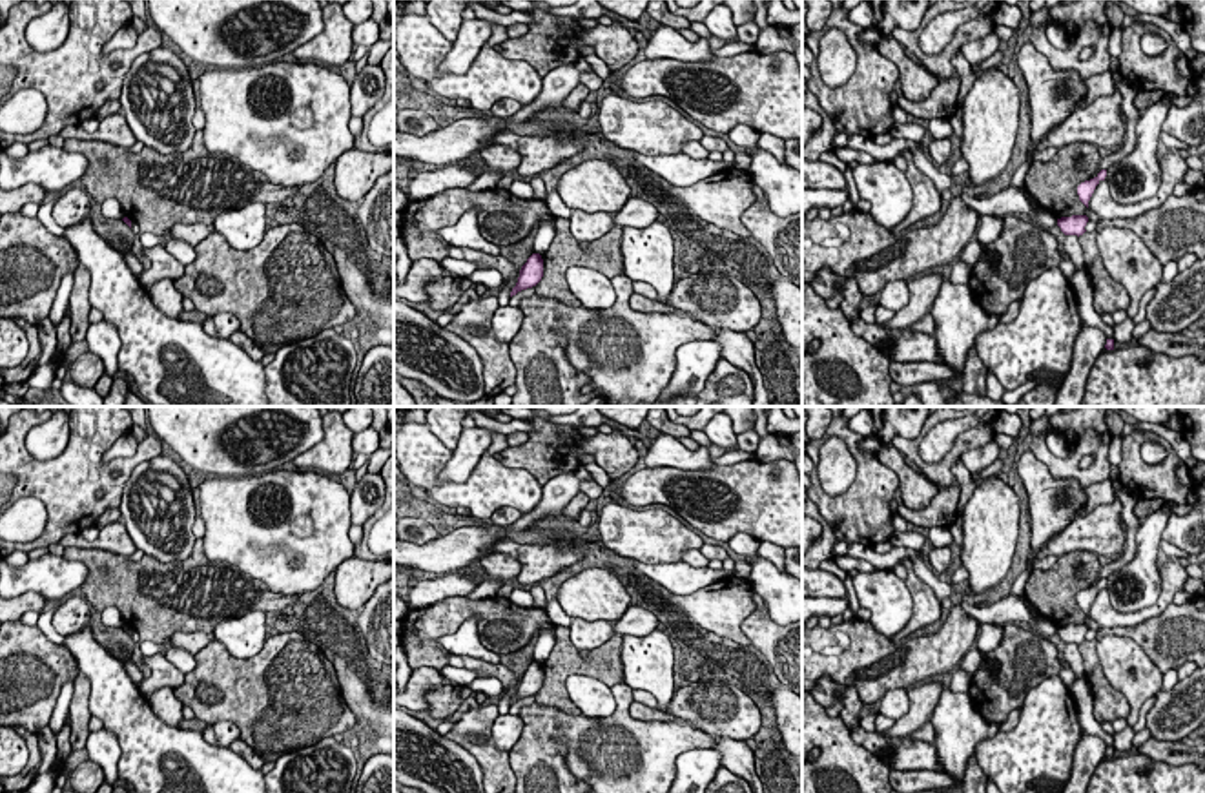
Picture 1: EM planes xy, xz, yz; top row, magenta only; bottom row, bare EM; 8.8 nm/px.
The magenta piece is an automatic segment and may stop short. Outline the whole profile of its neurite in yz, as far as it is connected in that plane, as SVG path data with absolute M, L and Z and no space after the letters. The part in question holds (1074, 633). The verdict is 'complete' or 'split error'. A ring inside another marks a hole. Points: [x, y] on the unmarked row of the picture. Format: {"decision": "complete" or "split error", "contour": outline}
{"decision": "complete", "contour": "M1072 623L1057 627L1057 634L1065 644L1083 644L1087 638L1088 625L1087 623Z"}

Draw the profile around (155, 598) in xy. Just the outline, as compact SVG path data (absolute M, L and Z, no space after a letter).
M195 540L190 558L175 563L146 554L131 561L78 547L66 547L64 558L88 567L80 587L88 603L98 613L117 607L124 625L139 633L139 642L162 644L173 633L213 633L226 618L281 611L299 598L275 594L226 561L210 561L202 540Z

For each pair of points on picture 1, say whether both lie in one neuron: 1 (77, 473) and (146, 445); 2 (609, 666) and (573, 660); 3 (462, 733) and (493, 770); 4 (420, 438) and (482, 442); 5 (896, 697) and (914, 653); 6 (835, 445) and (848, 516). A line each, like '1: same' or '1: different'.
1: same
2: same
3: same
4: different
5: different
6: different

